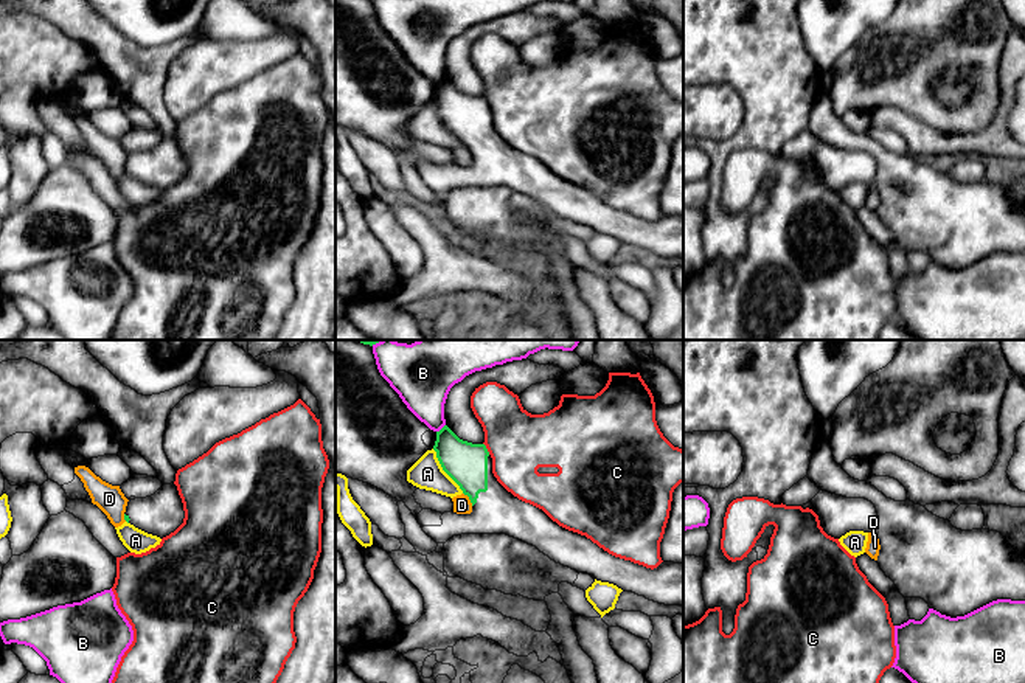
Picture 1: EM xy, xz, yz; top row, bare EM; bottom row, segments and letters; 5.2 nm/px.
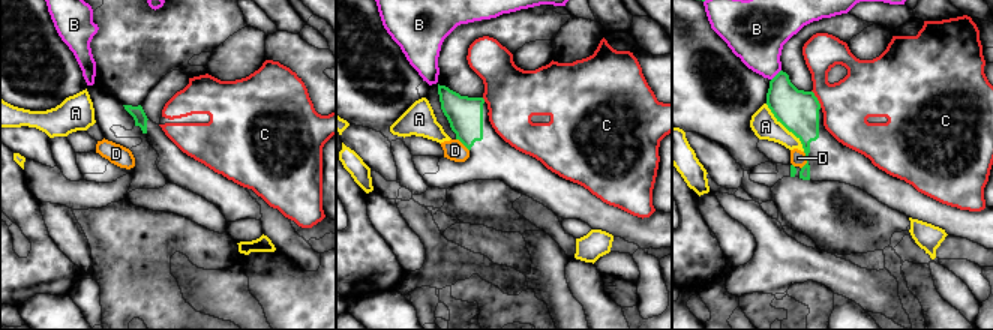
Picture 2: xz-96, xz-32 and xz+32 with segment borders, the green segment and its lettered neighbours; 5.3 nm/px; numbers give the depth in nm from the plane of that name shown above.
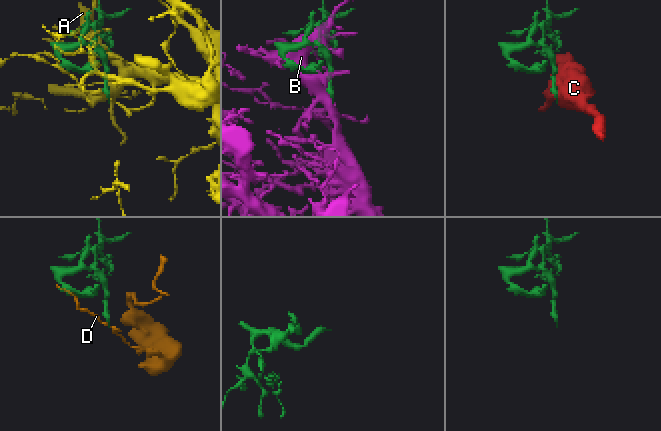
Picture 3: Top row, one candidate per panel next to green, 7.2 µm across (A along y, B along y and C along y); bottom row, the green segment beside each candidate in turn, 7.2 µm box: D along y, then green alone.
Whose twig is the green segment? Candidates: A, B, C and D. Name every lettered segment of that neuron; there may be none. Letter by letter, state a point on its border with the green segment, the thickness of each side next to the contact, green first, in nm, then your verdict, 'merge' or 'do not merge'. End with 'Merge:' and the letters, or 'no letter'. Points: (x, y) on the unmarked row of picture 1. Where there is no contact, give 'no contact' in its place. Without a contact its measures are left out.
A: xz (443, 121) | 220/160 nm | do not merge
B: xz (441, 81) | 220/260 nm | do not merge
C: xz (486, 101) | 220/320 nm | do not merge
D: xz (469, 151) | 220/100 nm | do not merge
Merge: no letter

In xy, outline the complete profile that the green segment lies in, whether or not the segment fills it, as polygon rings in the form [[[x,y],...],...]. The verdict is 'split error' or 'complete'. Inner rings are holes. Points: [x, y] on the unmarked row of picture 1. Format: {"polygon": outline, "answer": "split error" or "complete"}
{"polygon": [[[174,135],[163,137],[154,147],[129,152],[124,172],[160,191],[174,185],[185,171],[183,155]]], "answer": "split error"}

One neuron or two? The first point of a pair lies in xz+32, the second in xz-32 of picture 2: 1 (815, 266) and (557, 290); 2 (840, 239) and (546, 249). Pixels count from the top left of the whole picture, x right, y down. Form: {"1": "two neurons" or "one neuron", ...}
{"1": "two neurons", "2": "two neurons"}

